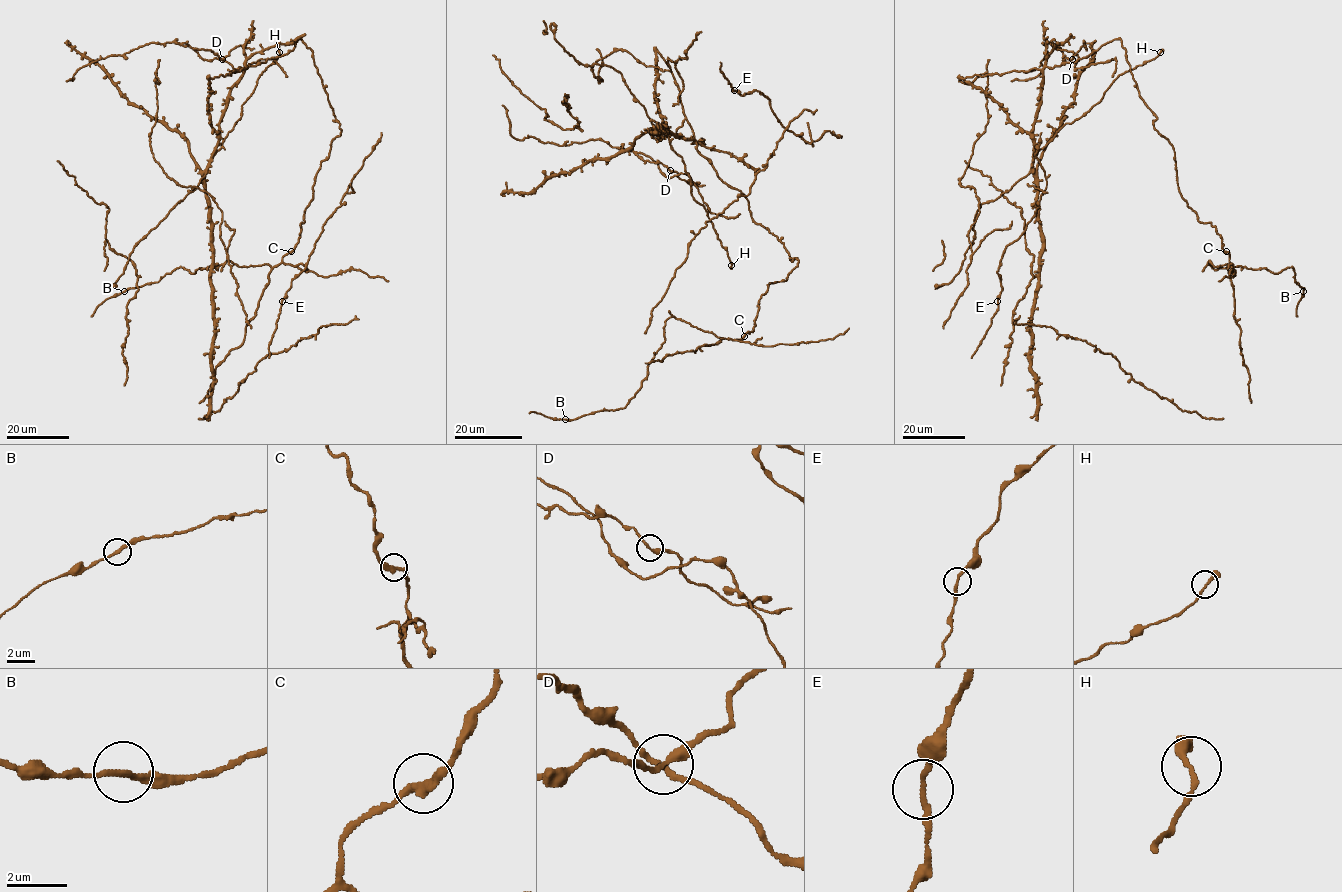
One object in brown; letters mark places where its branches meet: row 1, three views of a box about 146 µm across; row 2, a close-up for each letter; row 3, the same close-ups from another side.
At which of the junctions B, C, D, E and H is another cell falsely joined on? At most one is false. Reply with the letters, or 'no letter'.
no letter

